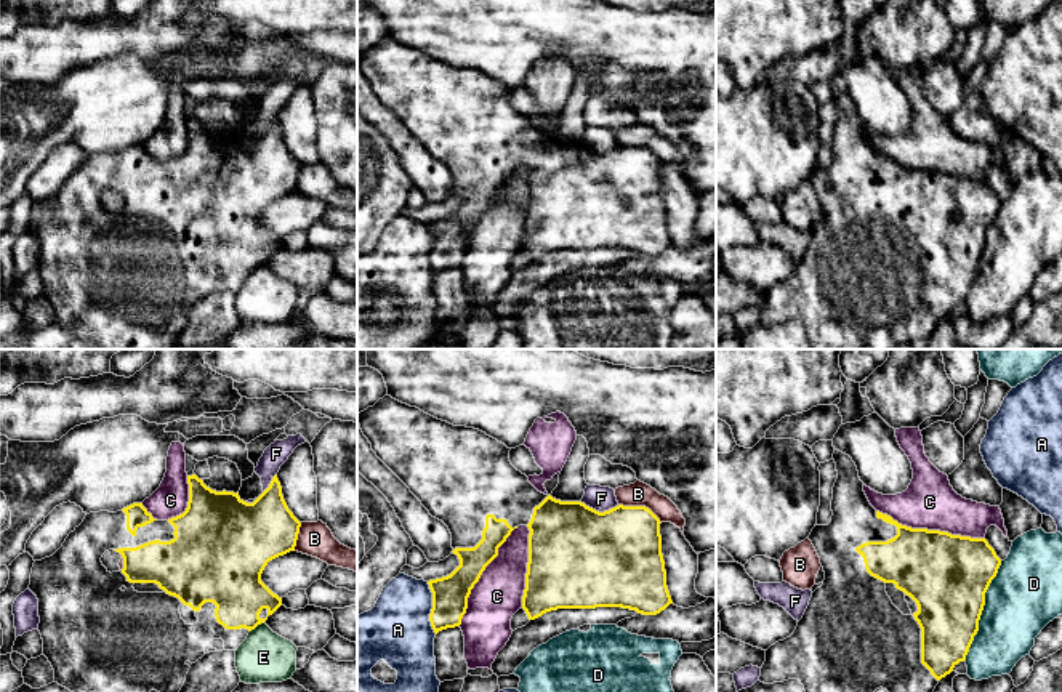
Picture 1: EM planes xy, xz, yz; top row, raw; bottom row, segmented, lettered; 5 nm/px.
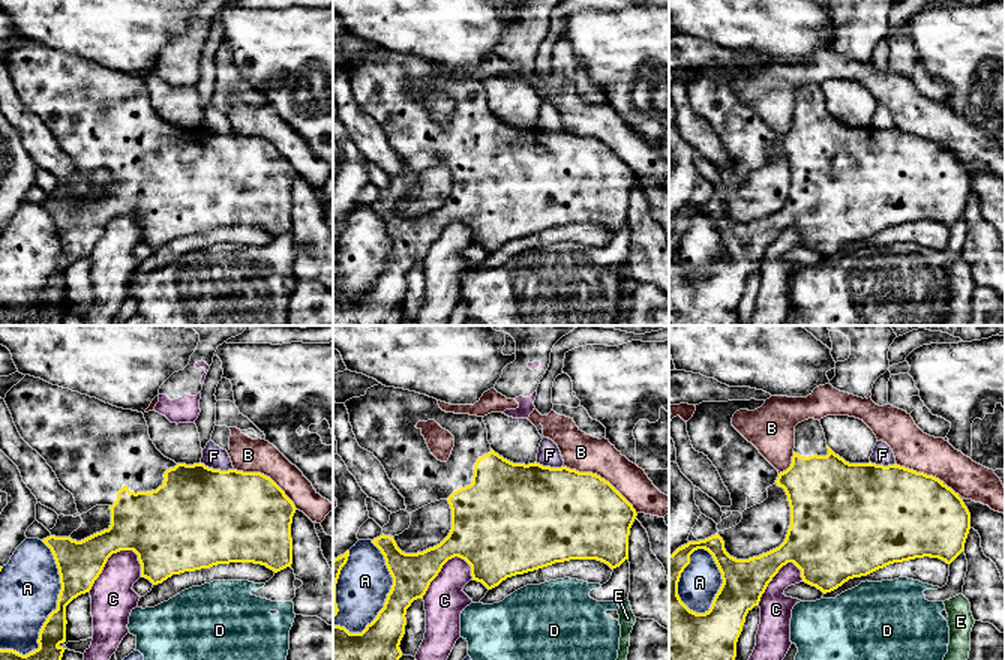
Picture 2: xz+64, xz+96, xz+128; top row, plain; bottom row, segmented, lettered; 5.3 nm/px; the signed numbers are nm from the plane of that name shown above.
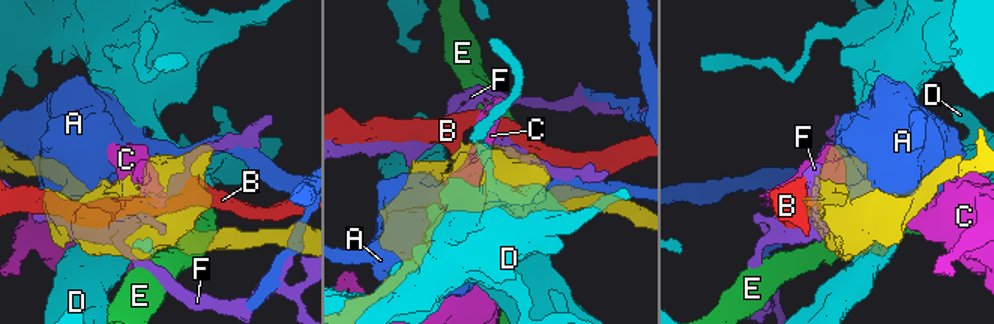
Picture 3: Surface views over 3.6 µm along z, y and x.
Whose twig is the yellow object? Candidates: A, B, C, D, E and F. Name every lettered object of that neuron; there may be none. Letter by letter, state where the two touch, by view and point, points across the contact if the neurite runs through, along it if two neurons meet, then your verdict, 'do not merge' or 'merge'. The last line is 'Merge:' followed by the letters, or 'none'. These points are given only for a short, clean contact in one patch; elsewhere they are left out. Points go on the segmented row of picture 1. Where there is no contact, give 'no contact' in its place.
A: xz (433, 607) | do not merge
B: xz (641, 506) | do not merge
C: yz (931, 531) | do not merge
D: yz (982, 609) | do not merge
E: xy (257, 625) | do not merge
F: xz (598, 511) | do not merge
Merge: none

